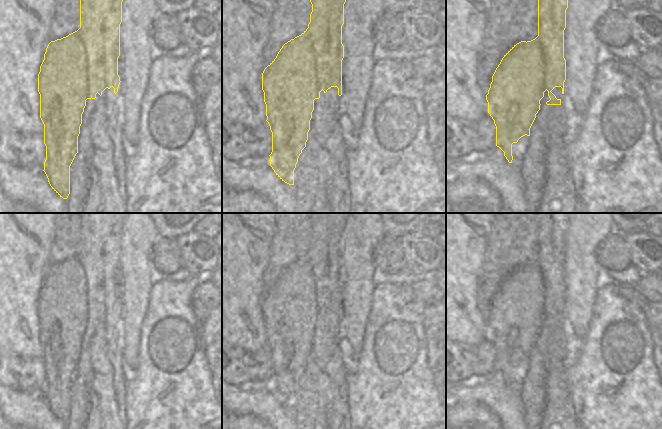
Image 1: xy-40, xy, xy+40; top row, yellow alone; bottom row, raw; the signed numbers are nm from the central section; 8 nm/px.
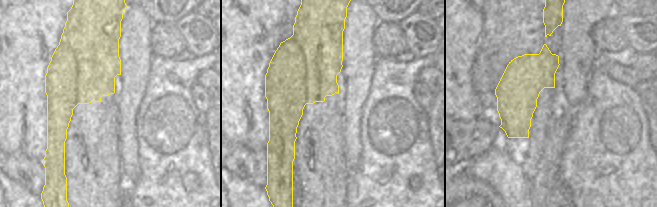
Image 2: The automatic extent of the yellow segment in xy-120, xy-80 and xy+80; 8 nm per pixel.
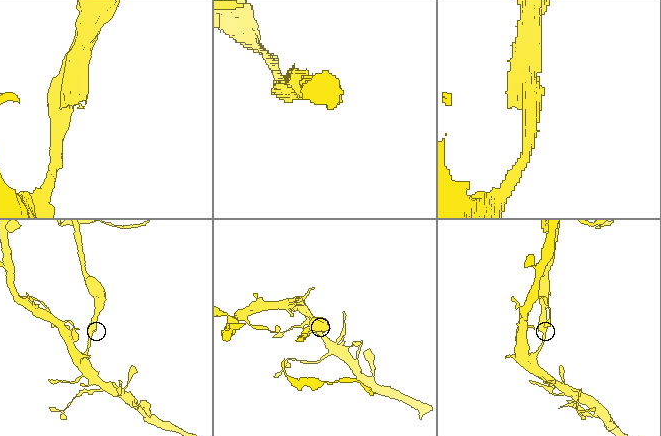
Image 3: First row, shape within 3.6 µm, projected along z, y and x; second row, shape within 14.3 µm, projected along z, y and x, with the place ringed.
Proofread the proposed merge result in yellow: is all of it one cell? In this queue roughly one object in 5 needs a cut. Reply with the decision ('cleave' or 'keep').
cleave

